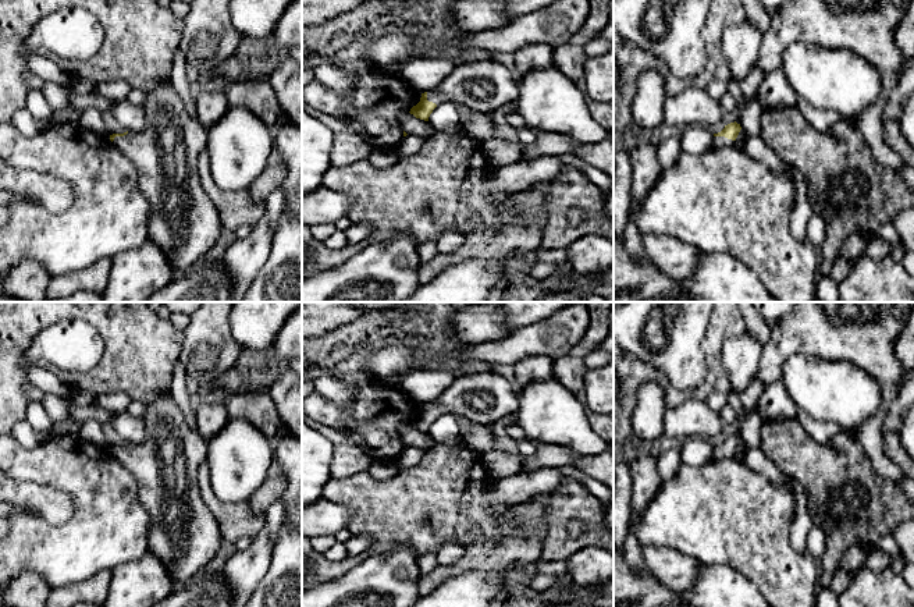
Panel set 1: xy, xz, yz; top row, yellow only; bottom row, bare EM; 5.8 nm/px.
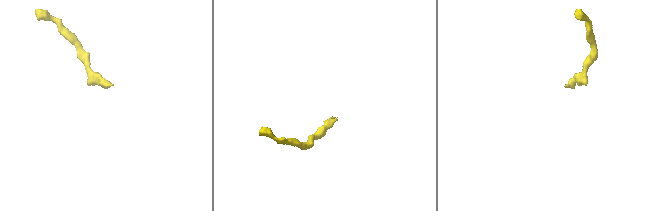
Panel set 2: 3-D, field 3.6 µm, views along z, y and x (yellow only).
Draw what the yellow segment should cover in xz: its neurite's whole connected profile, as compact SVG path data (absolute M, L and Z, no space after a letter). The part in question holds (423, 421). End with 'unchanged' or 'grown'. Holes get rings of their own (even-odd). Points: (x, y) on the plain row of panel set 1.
M494 372L473 373L455 379L437 400L422 405L420 413L409 425L428 433L438 416L451 413L487 426L515 415L518 408L519 393L506 379Z; grown

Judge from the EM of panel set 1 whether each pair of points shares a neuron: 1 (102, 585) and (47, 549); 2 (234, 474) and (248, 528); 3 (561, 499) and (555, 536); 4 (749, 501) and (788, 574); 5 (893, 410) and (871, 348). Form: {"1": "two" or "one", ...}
{"1": "two", "2": "two", "3": "one", "4": "one", "5": "two"}

